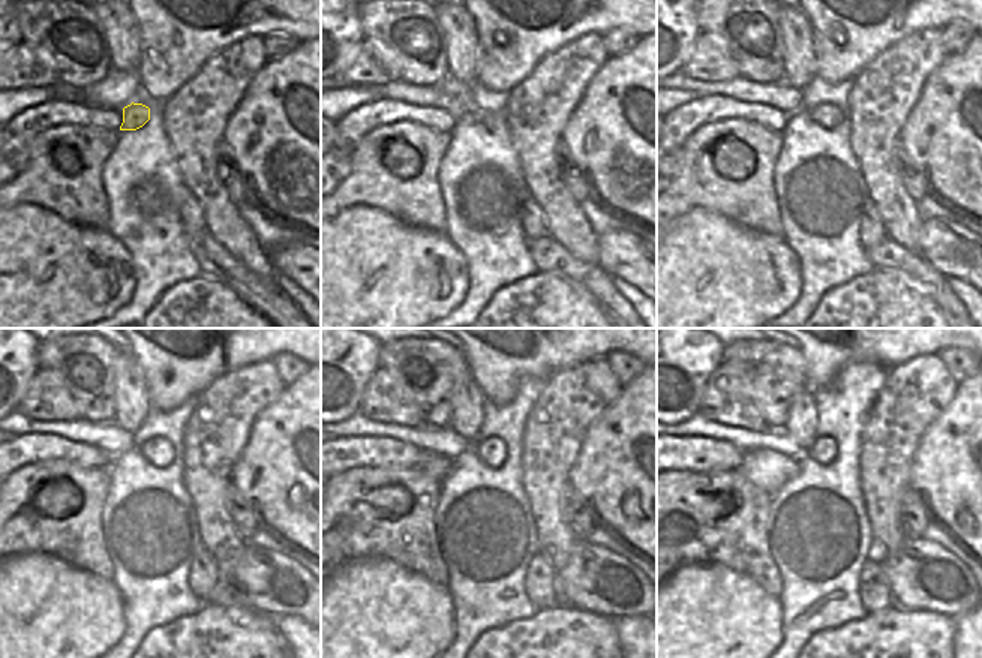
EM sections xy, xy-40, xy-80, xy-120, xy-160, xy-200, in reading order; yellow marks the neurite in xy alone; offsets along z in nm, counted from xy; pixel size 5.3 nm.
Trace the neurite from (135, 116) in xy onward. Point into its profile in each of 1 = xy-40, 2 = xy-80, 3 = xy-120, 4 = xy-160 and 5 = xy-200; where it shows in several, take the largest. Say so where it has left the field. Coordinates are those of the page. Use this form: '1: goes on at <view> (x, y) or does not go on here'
1: goes on at xy-40 (473, 114)
2: goes on at xy-80 (828, 116)
3: goes on at xy-120 (158, 450)
4: goes on at xy-160 (492, 451)
5: goes on at xy-200 (823, 450)

